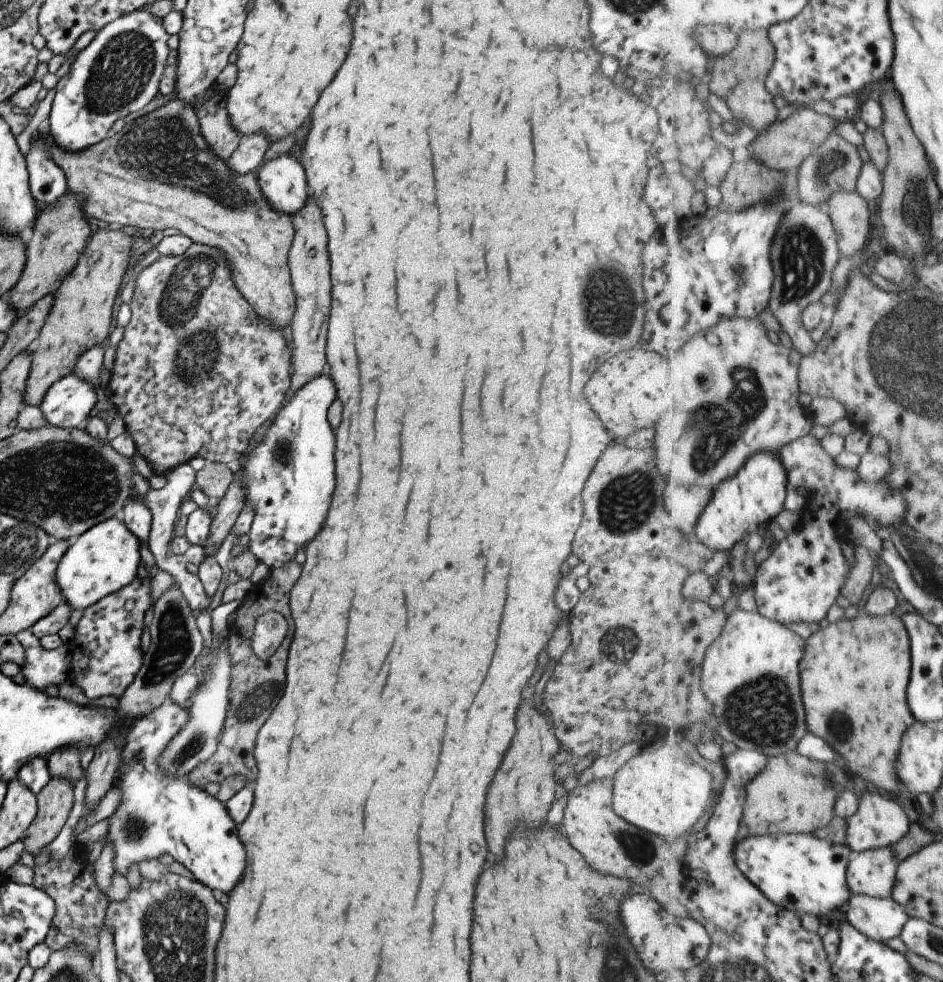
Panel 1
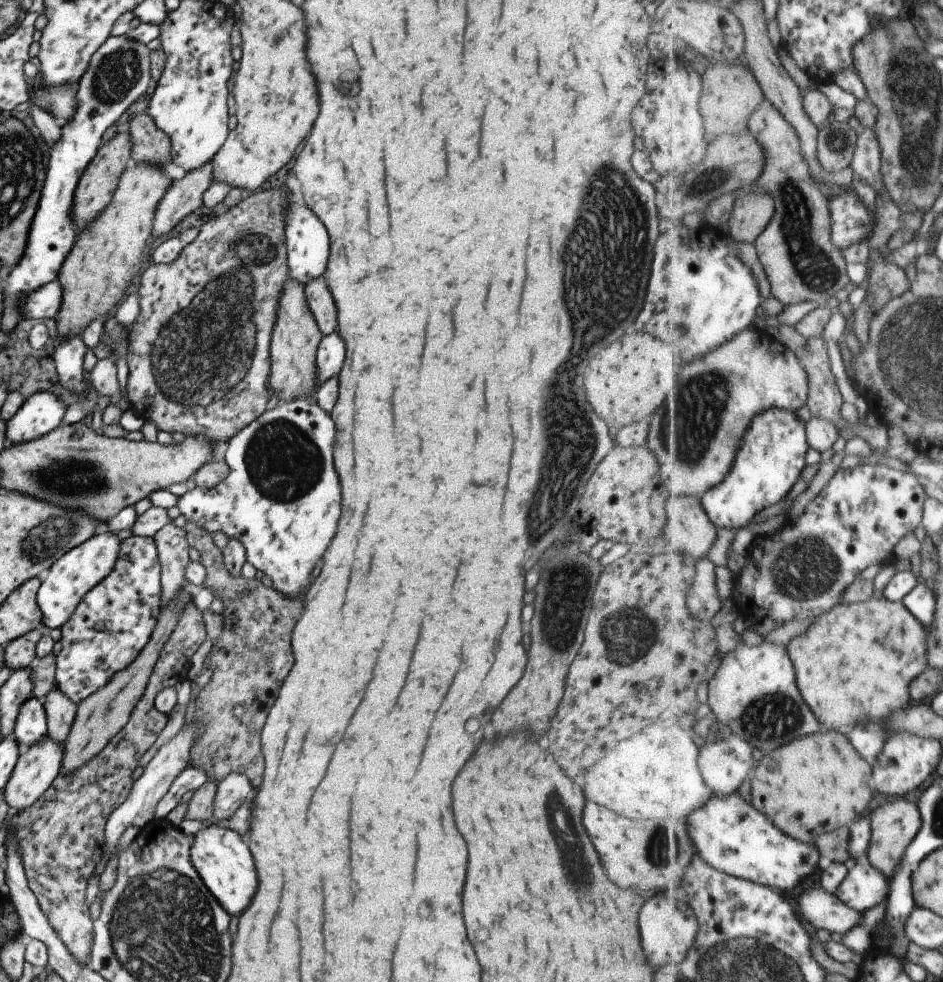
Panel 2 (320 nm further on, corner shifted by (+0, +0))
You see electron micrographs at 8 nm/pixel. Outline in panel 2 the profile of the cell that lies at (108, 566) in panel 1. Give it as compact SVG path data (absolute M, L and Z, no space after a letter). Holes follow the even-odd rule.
M114 533L94 535L70 552L61 556L41 577L41 585L37 592L37 603L43 616L42 624L49 630L61 628L75 611L80 600L91 588L94 588L109 572L112 572L121 541Z

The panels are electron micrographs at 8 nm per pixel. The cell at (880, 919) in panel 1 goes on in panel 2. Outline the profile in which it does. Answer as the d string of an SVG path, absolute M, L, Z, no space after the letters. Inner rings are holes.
M824 886L802 891L798 898L801 914L814 928L826 929L834 934L846 934L864 918L838 895L828 892Z

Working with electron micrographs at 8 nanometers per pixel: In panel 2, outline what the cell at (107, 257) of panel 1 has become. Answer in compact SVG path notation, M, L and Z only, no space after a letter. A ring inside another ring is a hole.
M134 159L127 162L127 167L119 178L118 186L114 191L112 200L102 209L102 212L77 234L70 256L62 263L57 276L61 284L63 296L61 307L56 316L57 332L60 338L70 335L80 335L81 332L94 320L106 320L108 310L114 311L120 302L125 290L140 269L142 258L146 256L146 244L150 242L153 227L153 218L166 194L168 187L174 180L157 164L137 163Z

